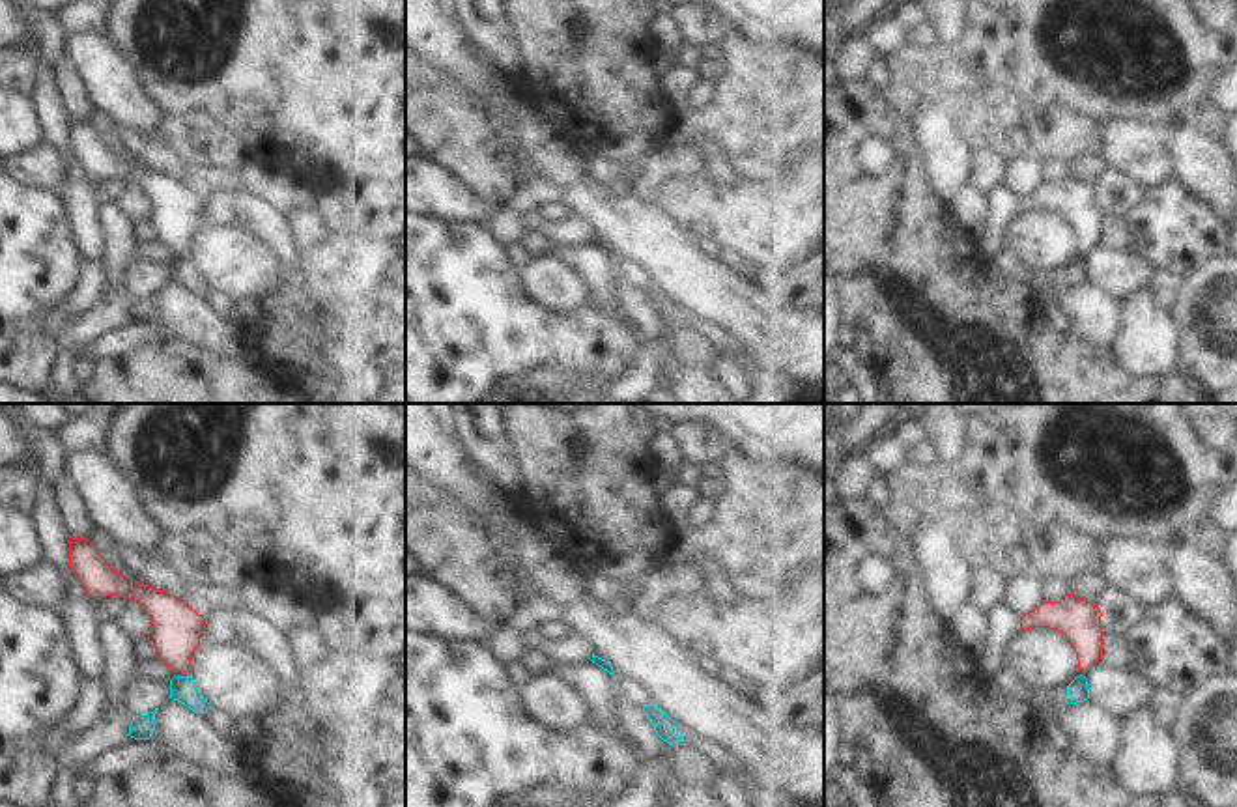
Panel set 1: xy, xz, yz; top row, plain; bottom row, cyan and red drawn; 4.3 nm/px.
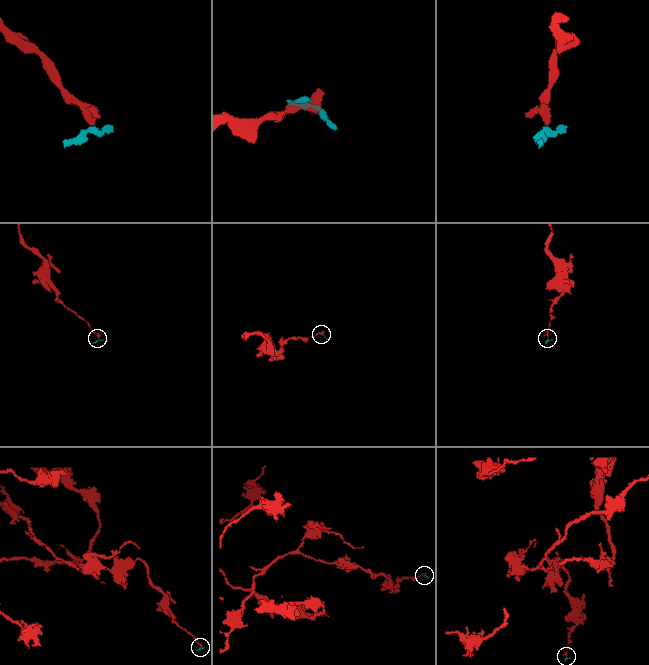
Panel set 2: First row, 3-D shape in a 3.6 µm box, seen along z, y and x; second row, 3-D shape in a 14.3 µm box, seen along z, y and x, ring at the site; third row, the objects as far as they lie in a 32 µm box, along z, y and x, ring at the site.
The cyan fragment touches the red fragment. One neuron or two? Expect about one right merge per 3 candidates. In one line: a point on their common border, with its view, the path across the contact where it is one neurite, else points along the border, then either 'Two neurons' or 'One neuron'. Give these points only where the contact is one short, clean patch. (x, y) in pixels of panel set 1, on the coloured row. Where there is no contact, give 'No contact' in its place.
Touches cyan at xy (182, 677). Boundary: xy (178, 675), (185, 677). Two neurons

